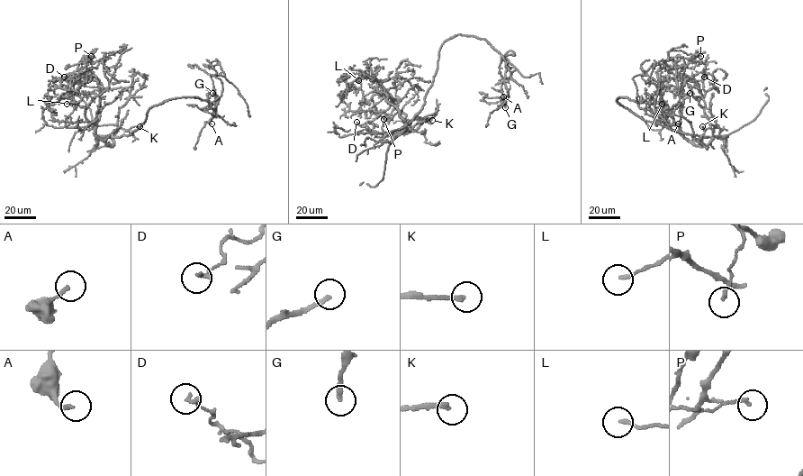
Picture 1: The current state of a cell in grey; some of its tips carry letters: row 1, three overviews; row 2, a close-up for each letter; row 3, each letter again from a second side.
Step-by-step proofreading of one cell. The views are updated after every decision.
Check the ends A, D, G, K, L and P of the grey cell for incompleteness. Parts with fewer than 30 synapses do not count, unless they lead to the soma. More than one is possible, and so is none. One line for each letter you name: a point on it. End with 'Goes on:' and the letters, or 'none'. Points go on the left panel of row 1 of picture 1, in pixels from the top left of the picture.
G: place (212, 93)
K: place (139, 126)
Goes on: G, K

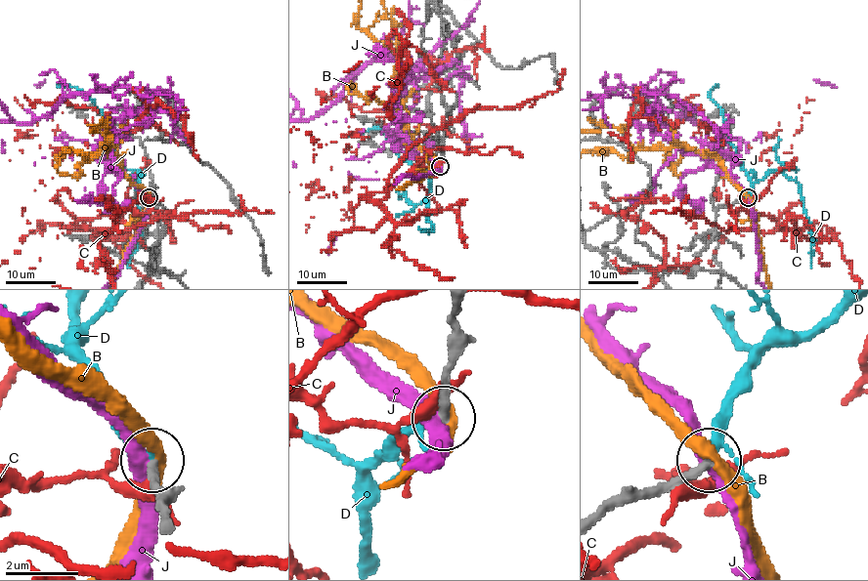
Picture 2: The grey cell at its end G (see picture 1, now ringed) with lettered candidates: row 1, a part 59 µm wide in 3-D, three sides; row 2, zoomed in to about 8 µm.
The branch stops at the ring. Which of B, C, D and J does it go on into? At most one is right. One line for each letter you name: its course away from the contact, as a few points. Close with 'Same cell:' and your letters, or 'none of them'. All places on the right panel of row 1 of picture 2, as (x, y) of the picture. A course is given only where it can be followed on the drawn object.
Same cell: none of them

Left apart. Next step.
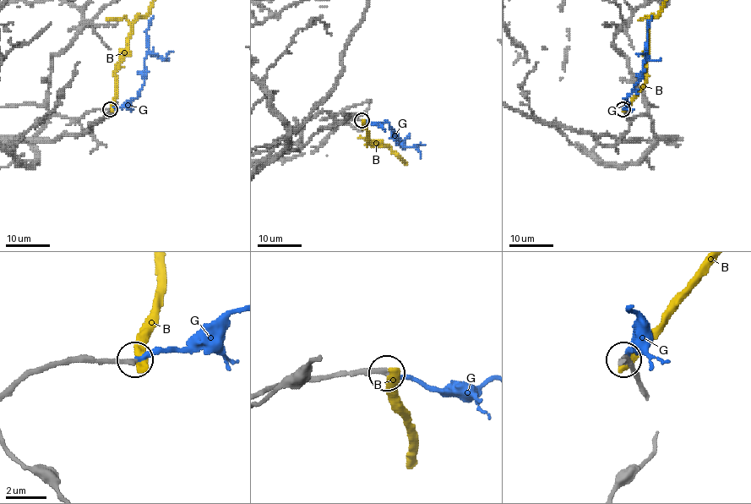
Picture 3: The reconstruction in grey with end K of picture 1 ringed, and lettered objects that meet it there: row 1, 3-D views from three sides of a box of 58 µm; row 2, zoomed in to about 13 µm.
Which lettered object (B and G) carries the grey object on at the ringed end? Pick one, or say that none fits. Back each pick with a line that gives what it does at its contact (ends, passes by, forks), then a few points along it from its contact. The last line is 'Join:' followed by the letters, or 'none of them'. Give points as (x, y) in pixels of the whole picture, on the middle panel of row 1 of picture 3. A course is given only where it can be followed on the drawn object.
G: it ends; course (361, 120), (378, 123), (386, 122), (399, 144), (397, 145), (404, 150)
Join: G

